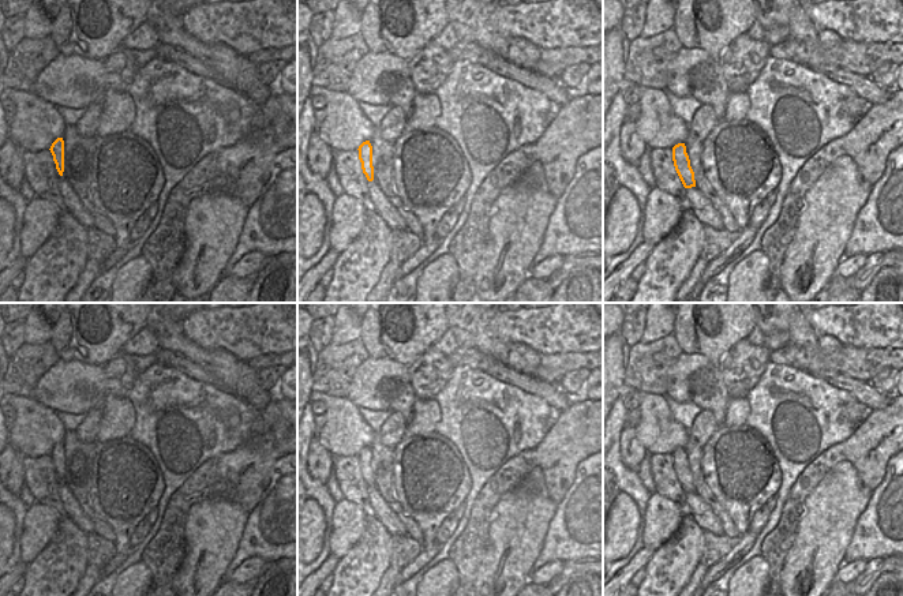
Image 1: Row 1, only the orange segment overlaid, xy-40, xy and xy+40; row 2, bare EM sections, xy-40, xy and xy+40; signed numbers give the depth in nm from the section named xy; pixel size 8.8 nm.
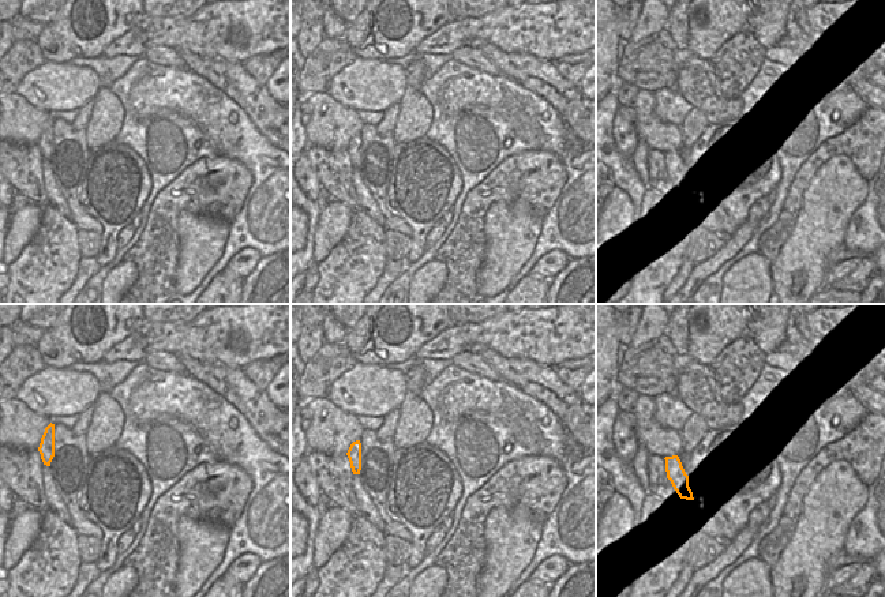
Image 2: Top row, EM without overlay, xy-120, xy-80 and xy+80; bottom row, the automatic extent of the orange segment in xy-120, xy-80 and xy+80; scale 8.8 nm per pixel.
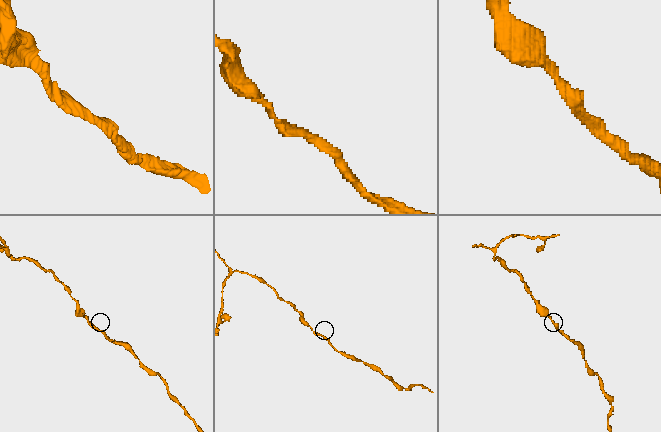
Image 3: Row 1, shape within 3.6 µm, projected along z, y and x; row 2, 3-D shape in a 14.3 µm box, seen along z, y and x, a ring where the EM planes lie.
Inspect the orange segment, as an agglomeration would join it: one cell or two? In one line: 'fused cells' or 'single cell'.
single cell

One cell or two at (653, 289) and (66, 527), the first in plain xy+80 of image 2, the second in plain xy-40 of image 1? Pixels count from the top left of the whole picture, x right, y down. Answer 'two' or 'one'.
one

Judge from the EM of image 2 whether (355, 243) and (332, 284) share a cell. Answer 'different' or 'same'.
same

